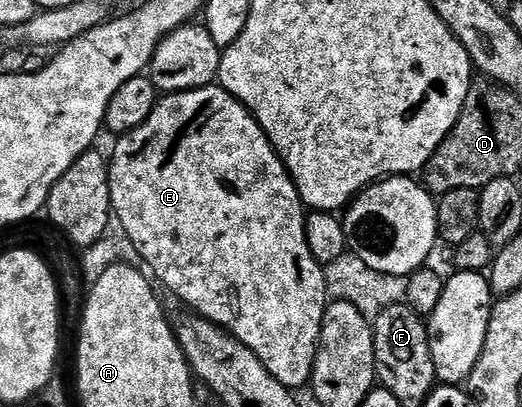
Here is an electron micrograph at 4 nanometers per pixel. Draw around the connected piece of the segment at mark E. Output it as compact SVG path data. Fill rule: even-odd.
M219 86L165 95L157 103L150 118L142 122L142 126L138 126L132 132L123 133L117 139L116 149L108 165L108 173L115 219L120 220L126 234L130 234L130 242L134 242L145 265L149 269L152 267L151 275L157 281L160 279L178 299L185 300L196 311L193 313L220 325L225 332L231 332L237 340L241 340L260 359L262 366L266 366L266 370L270 370L270 374L274 374L274 378L282 382L282 386L293 390L299 390L303 384L305 387L312 379L316 346L320 343L324 311L328 308L330 300L324 281L325 269L315 260L307 244L306 209L294 186L292 175L288 173L287 166L281 162L279 154L272 148L272 143L266 138L260 123L252 117L251 112Z

